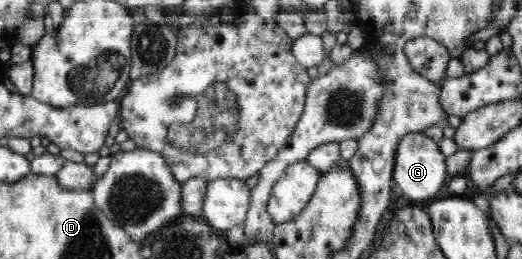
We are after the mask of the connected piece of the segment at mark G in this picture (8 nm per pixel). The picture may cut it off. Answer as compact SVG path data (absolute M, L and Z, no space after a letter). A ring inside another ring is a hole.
M421 133L404 134L403 140L396 150L396 162L393 171L393 180L401 188L407 198L415 202L427 202L441 190L445 180L445 164L443 153L439 154L440 147L429 136Z

